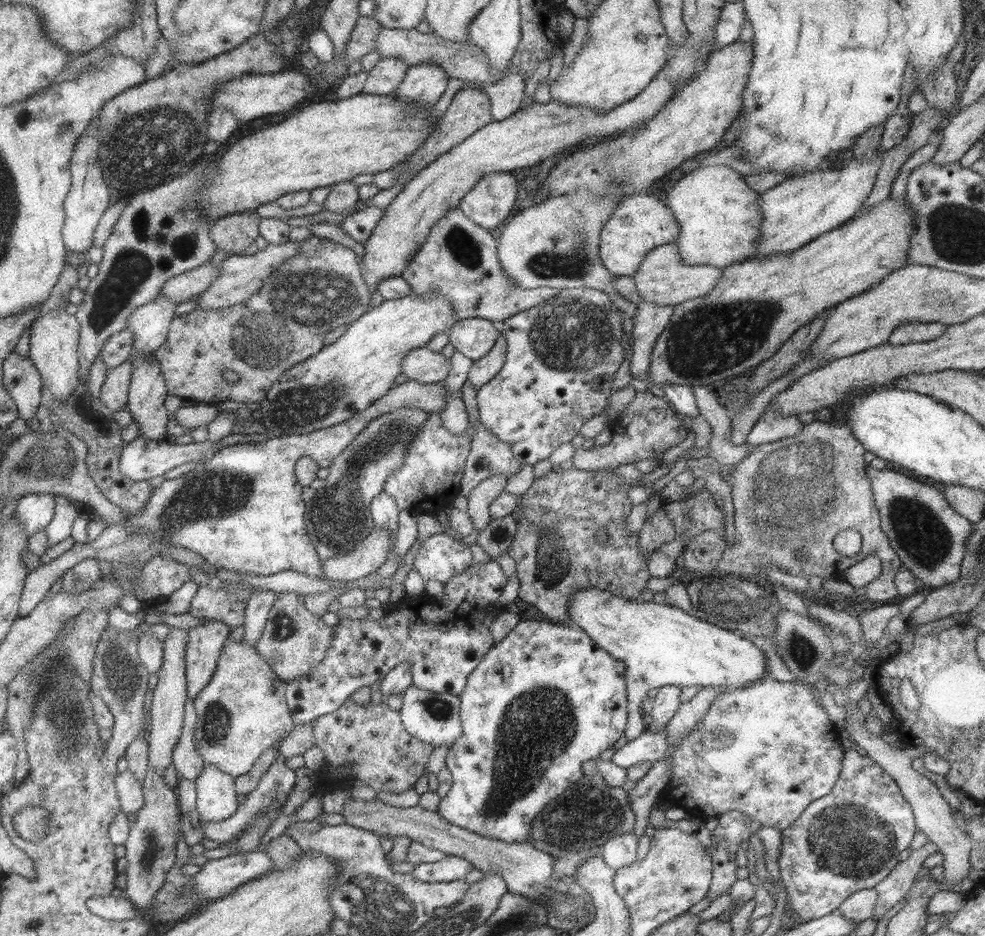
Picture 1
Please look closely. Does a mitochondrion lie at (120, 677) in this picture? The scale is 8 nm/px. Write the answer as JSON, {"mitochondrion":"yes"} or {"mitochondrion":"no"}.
{"mitochondrion":"yes"}

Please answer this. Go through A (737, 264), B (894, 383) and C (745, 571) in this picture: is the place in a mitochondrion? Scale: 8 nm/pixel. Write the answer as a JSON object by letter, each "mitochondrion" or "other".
{"A":"other","B":"other","C":"mitochondrion"}

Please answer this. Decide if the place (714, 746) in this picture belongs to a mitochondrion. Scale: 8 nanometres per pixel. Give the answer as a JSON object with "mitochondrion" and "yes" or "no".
{"mitochondrion":"yes"}

